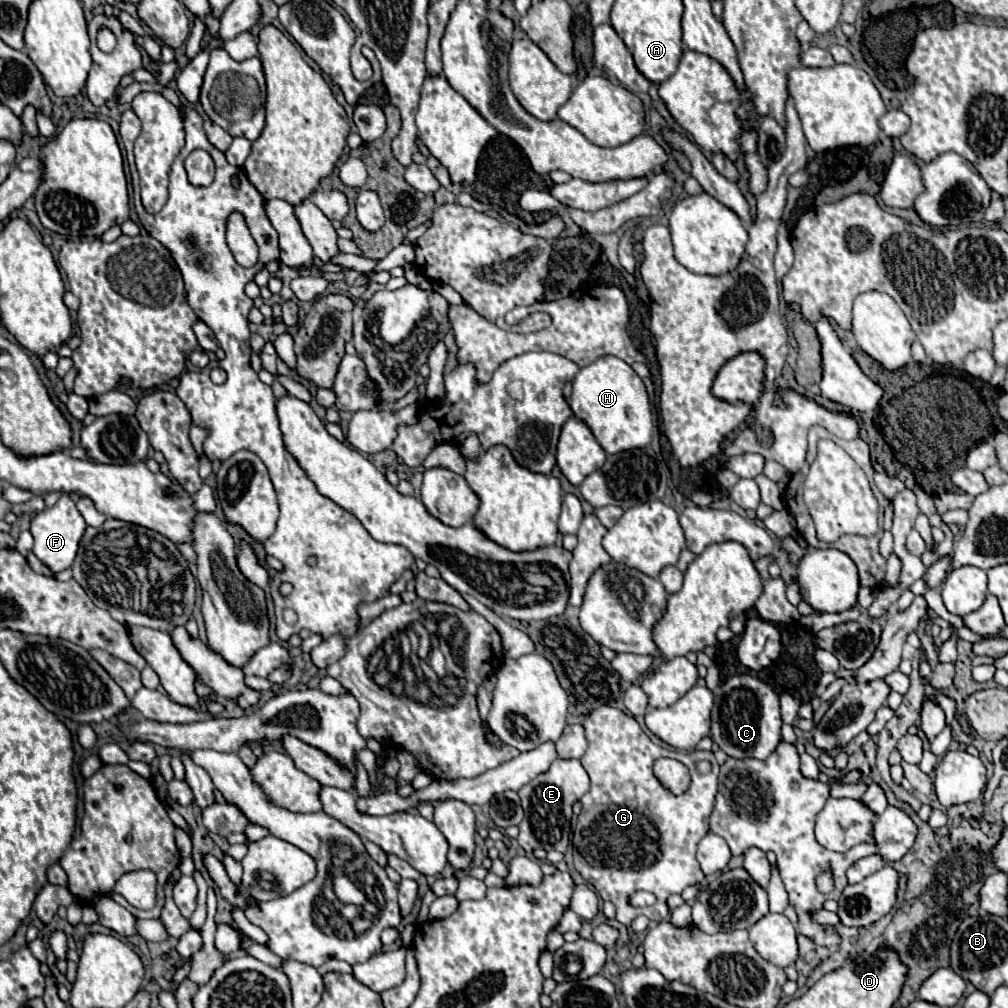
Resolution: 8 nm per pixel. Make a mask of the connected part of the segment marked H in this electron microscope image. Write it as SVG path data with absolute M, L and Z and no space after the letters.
M601 356L577 372L569 406L573 414L591 428L607 454L641 448L651 442L653 416L645 384L637 372L617 356Z

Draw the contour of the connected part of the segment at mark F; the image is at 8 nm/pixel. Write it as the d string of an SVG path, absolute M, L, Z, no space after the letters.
M63 494L59 498L59 502L51 508L45 508L41 512L37 512L31 520L31 534L33 534L33 554L45 564L49 566L55 574L71 568L77 548L79 548L79 540L83 538L85 532L85 520L81 518L81 512L75 506L75 500L71 494Z

